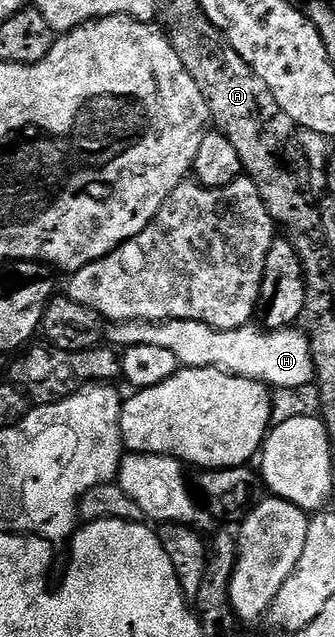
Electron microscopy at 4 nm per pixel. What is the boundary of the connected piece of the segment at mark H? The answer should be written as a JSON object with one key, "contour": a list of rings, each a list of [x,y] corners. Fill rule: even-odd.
{"contour":[[[169,319],[165,323],[117,323],[108,326],[106,338],[116,348],[157,346],[167,349],[184,367],[216,367],[231,375],[256,379],[272,389],[278,387],[303,387],[315,378],[315,356],[311,353],[311,341],[299,329],[266,331],[258,326],[238,327],[236,331],[216,331],[215,328],[189,321]],[[115,343],[116,344],[115,344]],[[119,346],[119,347],[118,347]]]}

